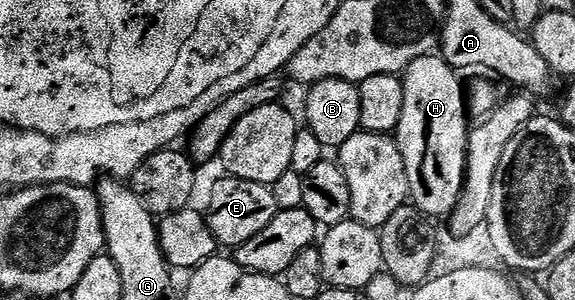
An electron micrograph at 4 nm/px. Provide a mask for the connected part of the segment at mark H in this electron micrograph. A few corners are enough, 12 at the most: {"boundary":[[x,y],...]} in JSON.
{"boundary":[[443,56],[402,74],[394,134],[411,204],[447,218],[464,190],[470,114]]}

